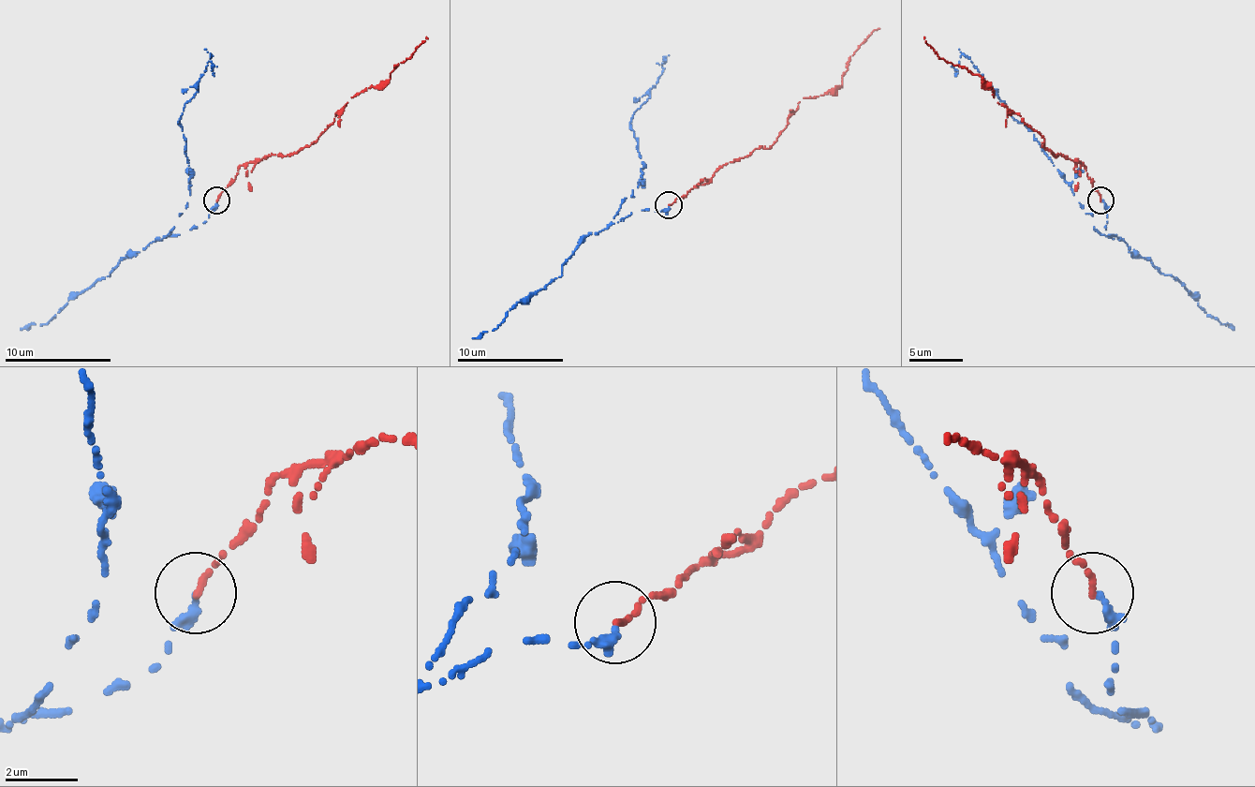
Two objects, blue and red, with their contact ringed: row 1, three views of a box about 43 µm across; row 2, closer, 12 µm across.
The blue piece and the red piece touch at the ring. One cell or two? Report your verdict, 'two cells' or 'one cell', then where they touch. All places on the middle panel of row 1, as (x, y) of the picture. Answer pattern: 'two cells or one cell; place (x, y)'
one cell; place (669, 204)

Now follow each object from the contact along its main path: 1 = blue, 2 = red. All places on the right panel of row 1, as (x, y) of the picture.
1: (1101, 200), (1114, 237), (1093, 226), (1093, 215), (1085, 213), (1037, 138), (967, 58), (962, 55), (954, 76)
2: (1101, 200), (1083, 165), (1058, 154), (1050, 154), (1045, 141), (995, 97), (978, 76), (946, 63), (924, 37)

